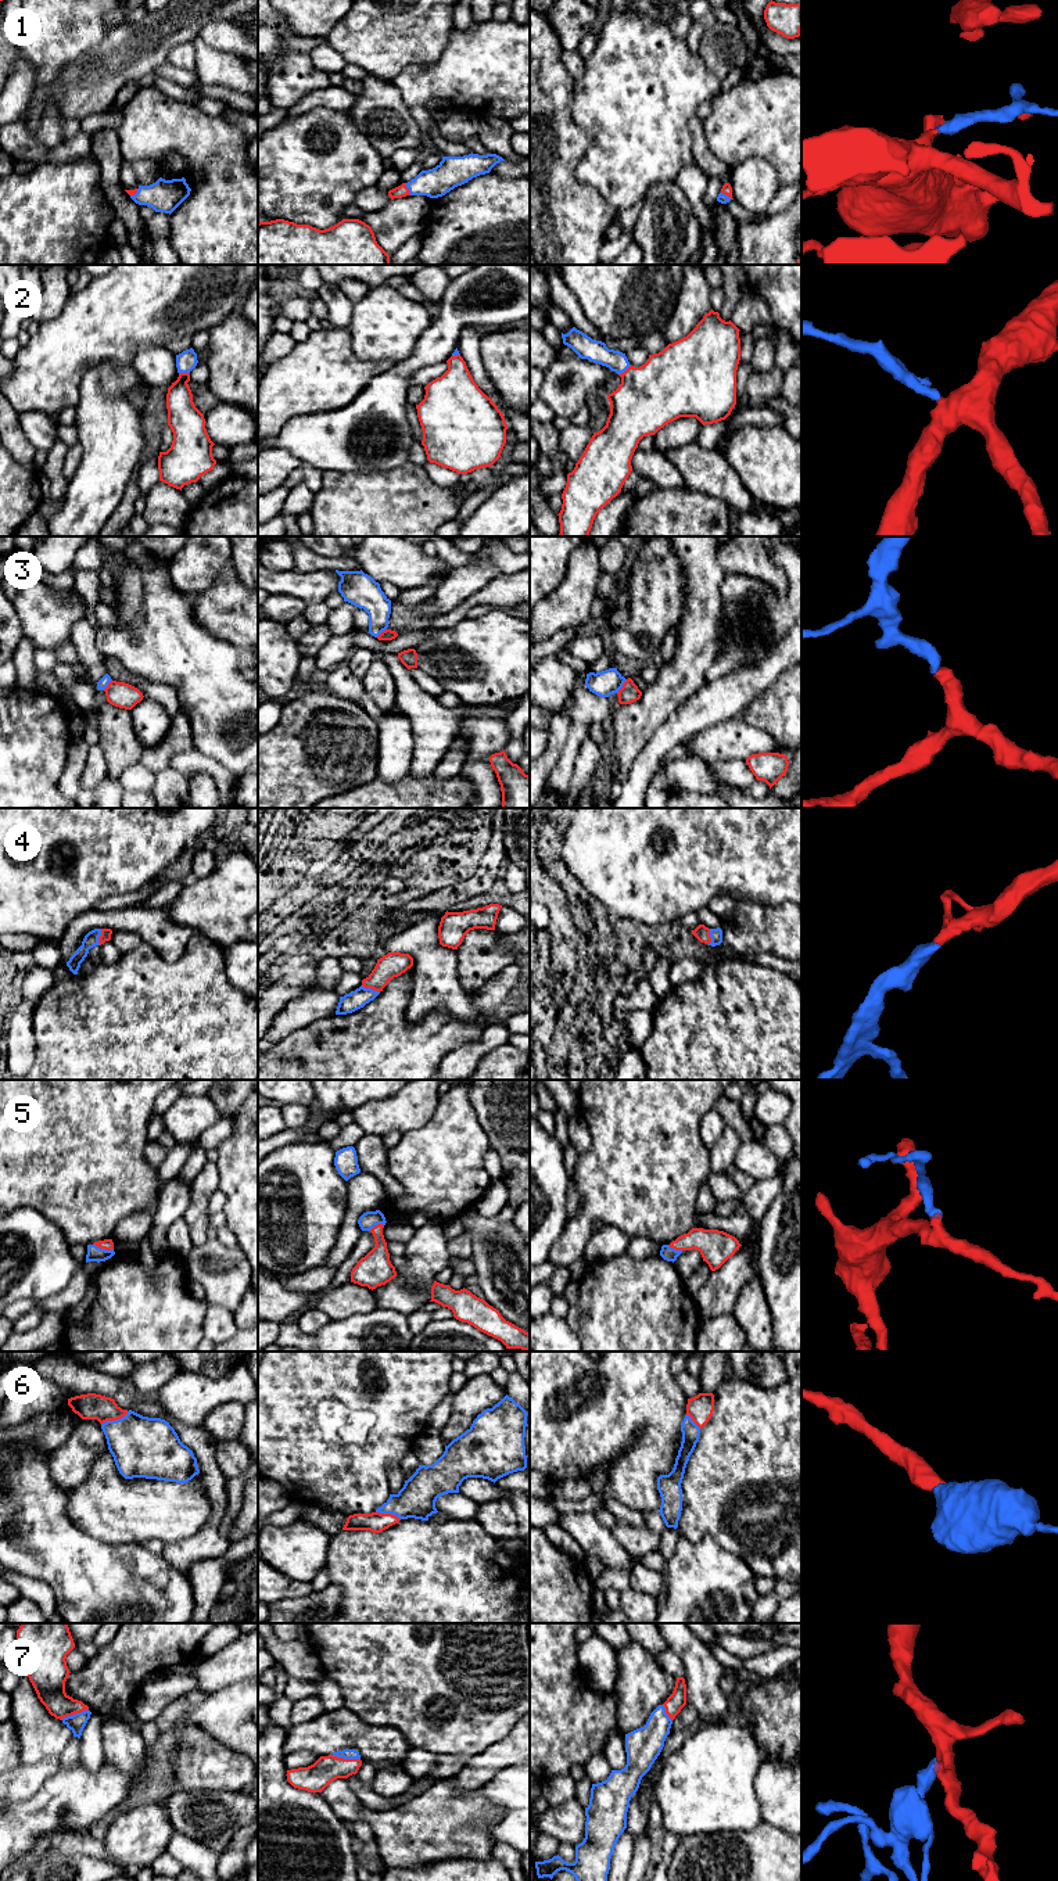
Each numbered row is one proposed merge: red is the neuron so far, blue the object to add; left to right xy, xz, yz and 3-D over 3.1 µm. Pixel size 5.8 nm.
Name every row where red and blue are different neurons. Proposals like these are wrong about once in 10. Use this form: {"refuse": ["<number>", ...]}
{"refuse": []}

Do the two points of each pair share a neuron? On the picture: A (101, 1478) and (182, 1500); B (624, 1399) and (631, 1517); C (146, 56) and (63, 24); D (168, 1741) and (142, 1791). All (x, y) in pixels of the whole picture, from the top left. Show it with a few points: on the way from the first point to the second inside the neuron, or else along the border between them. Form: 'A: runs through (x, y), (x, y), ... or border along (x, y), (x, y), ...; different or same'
A: runs through (121, 1497), (124, 1500), (162, 1500); same
B: border along (603, 1493), (642, 1514); different
C: border along (113, 28), (96, 47), (90, 49), (79, 60); different
D: runs through (158, 1754), (157, 1777), (154, 1780); same

